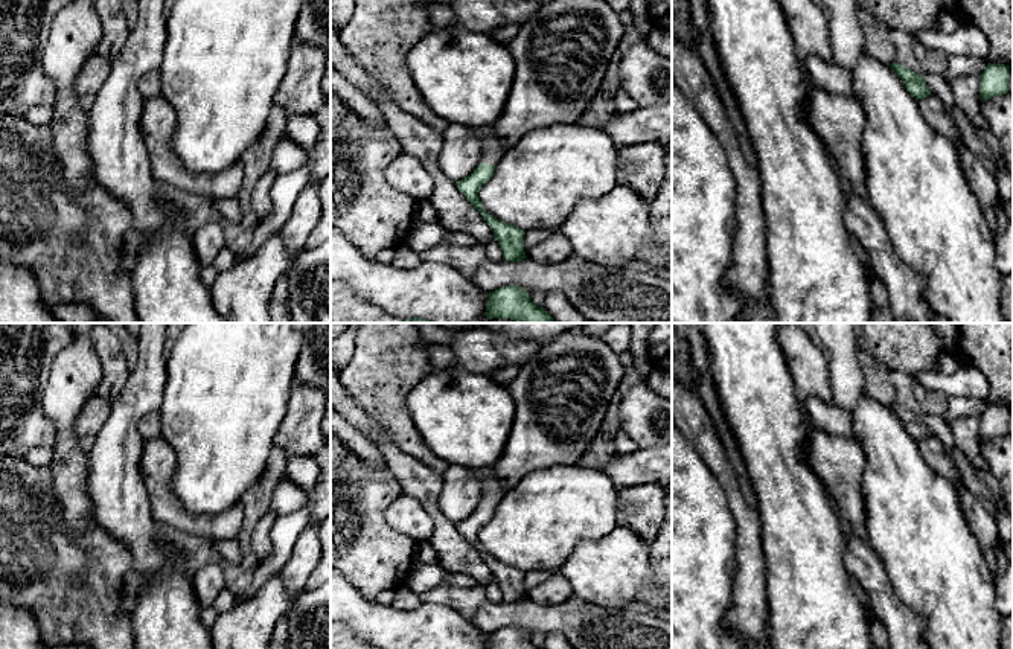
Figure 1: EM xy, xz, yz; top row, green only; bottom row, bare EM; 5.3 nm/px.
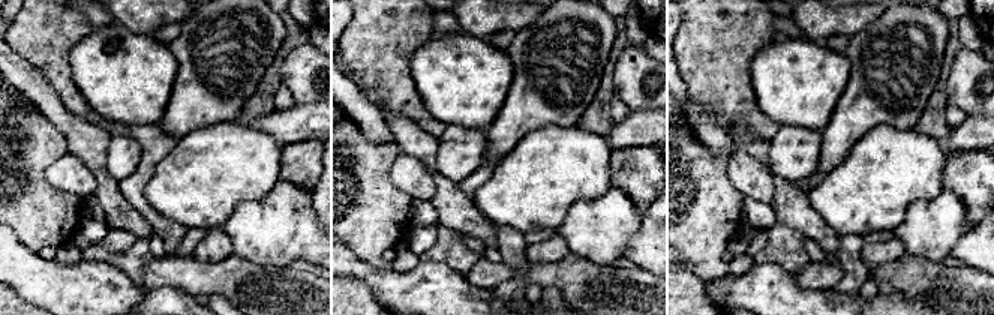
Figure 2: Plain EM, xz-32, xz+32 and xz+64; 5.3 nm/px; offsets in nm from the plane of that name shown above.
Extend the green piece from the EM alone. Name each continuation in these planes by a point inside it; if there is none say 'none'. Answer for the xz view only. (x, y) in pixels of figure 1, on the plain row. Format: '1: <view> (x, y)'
1: xz (494, 489)

